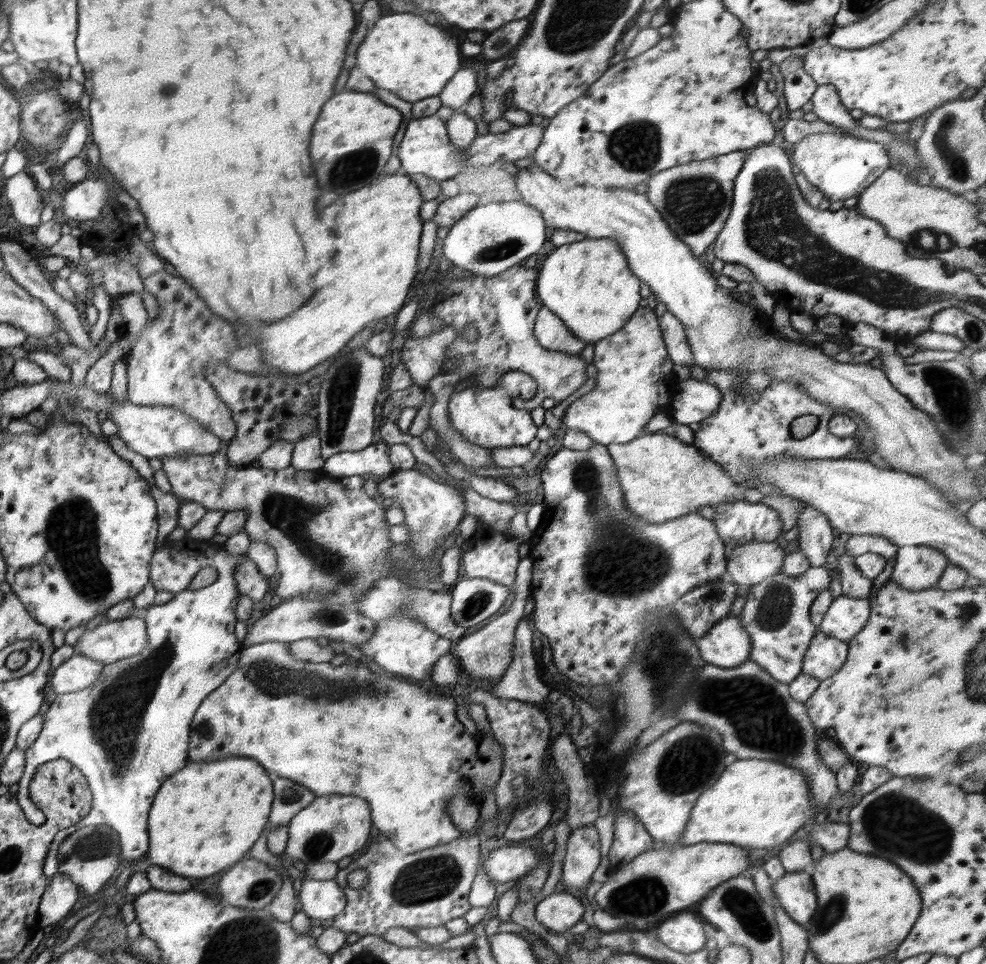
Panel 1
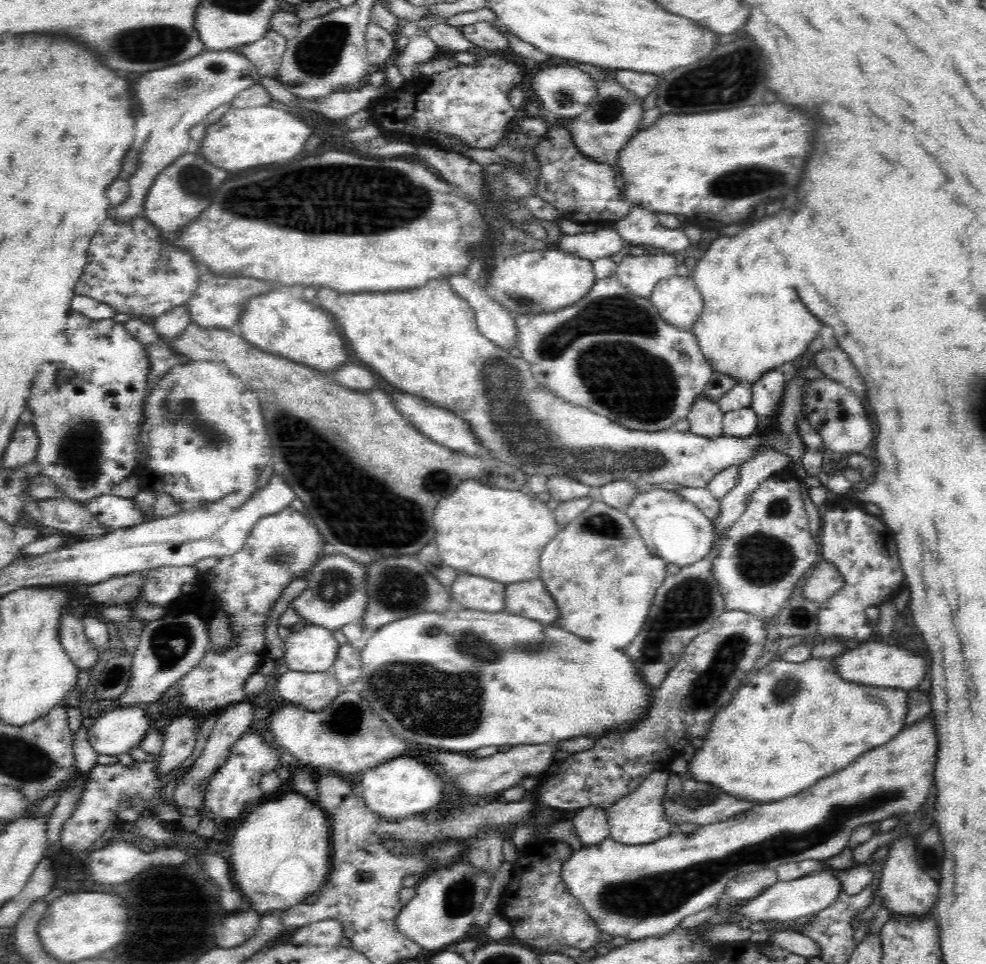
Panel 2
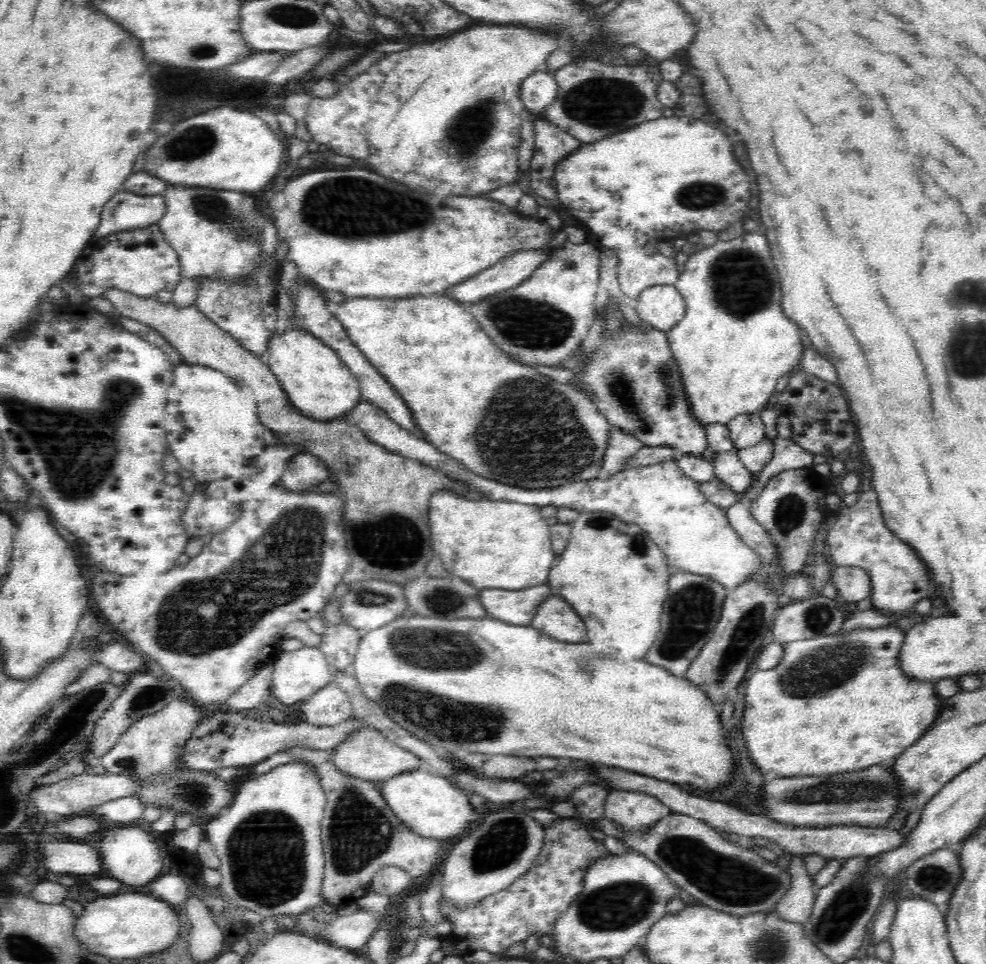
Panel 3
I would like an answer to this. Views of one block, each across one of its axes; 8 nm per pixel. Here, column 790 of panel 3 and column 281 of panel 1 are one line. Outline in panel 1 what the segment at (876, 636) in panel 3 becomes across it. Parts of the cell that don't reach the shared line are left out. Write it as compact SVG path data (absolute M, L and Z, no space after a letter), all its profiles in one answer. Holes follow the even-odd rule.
M267 642L255 644L242 650L240 660L238 660L238 668L234 670L234 674L230 674L226 678L226 682L222 686L218 686L216 690L208 693L204 700L200 703L196 714L191 722L189 734L189 754L190 760L194 762L212 762L212 760L220 760L220 758L228 758L228 756L246 756L246 758L254 758L258 760L266 772L270 774L270 780L276 780L278 776L282 778L290 778L290 780L298 780L300 784L304 784L308 790L312 790L316 796L330 796L330 794L356 794L368 800L370 808L372 808L371 823L376 826L376 830L390 840L392 844L396 844L398 850L402 850L404 854L408 852L418 852L418 850L426 850L426 848L434 848L442 844L453 842L458 837L458 829L446 810L448 804L454 796L464 796L468 798L472 804L478 808L481 806L481 800L484 798L486 791L492 790L495 794L496 784L500 782L502 776L501 760L503 756L503 748L500 743L492 735L481 731L476 734L468 734L467 730L458 721L455 714L455 698L449 693L449 697L442 697L428 691L422 687L408 684L408 682L400 682L404 680L402 677L395 675L377 673L377 668L366 659L354 660L346 662L338 667L330 665L329 662L313 663L305 660L296 660L289 651L287 643L283 642Z

